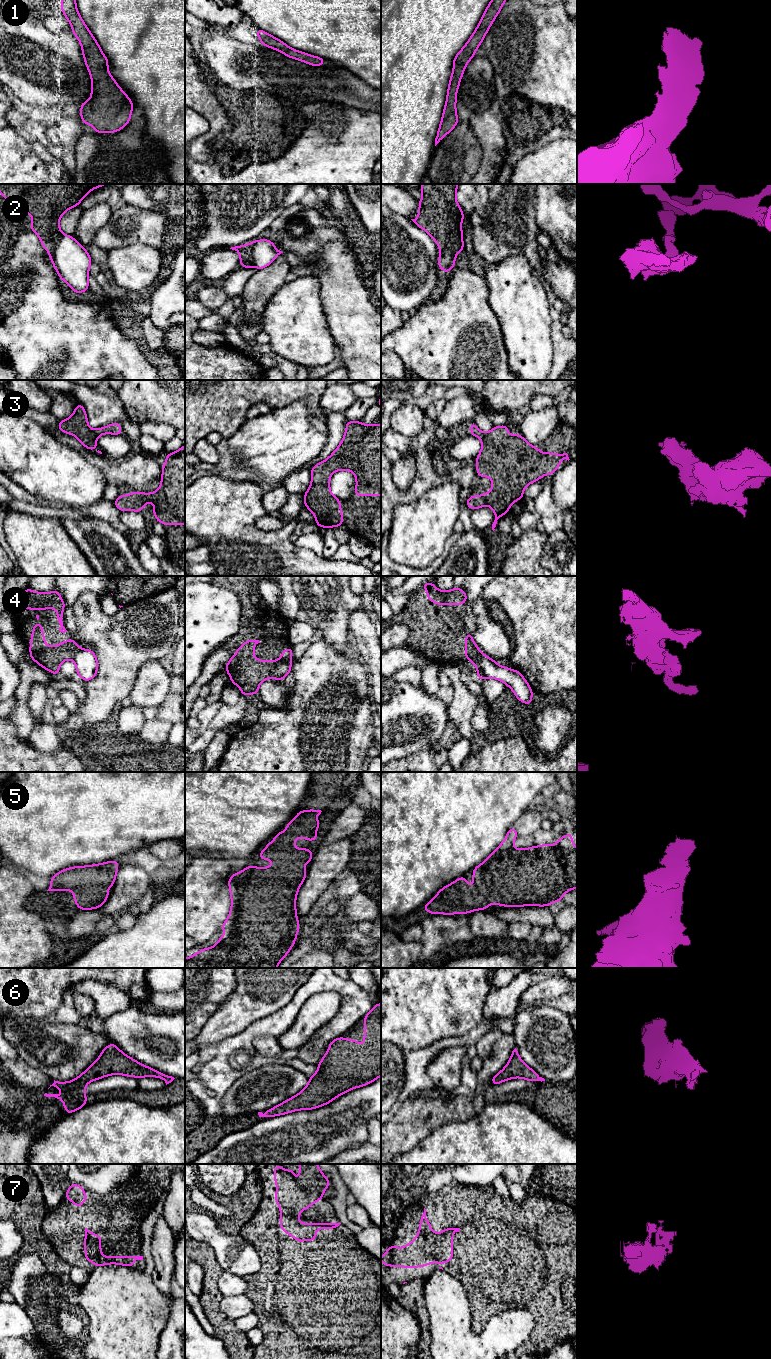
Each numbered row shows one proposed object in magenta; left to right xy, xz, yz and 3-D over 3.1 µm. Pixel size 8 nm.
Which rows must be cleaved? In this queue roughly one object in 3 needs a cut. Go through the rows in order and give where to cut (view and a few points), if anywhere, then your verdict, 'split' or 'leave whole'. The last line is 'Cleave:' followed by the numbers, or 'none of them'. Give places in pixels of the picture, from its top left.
1: cut none; leave whole
2: cut xz (251, 243), (253, 265); split
3: cut none; leave whole
4: cut xz (278, 660), (272, 668), (271, 676); split
5: cut none; leave whole
6: cut none; leave whole
7: cut none; leave whole
Cleave: 2, 4

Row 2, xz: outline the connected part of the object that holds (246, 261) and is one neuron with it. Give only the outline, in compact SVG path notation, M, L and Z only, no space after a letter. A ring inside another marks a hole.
M252 243L246 245L231 247L230 249L235 250L240 255L240 267L250 268L253 266L253 259L251 257Z

